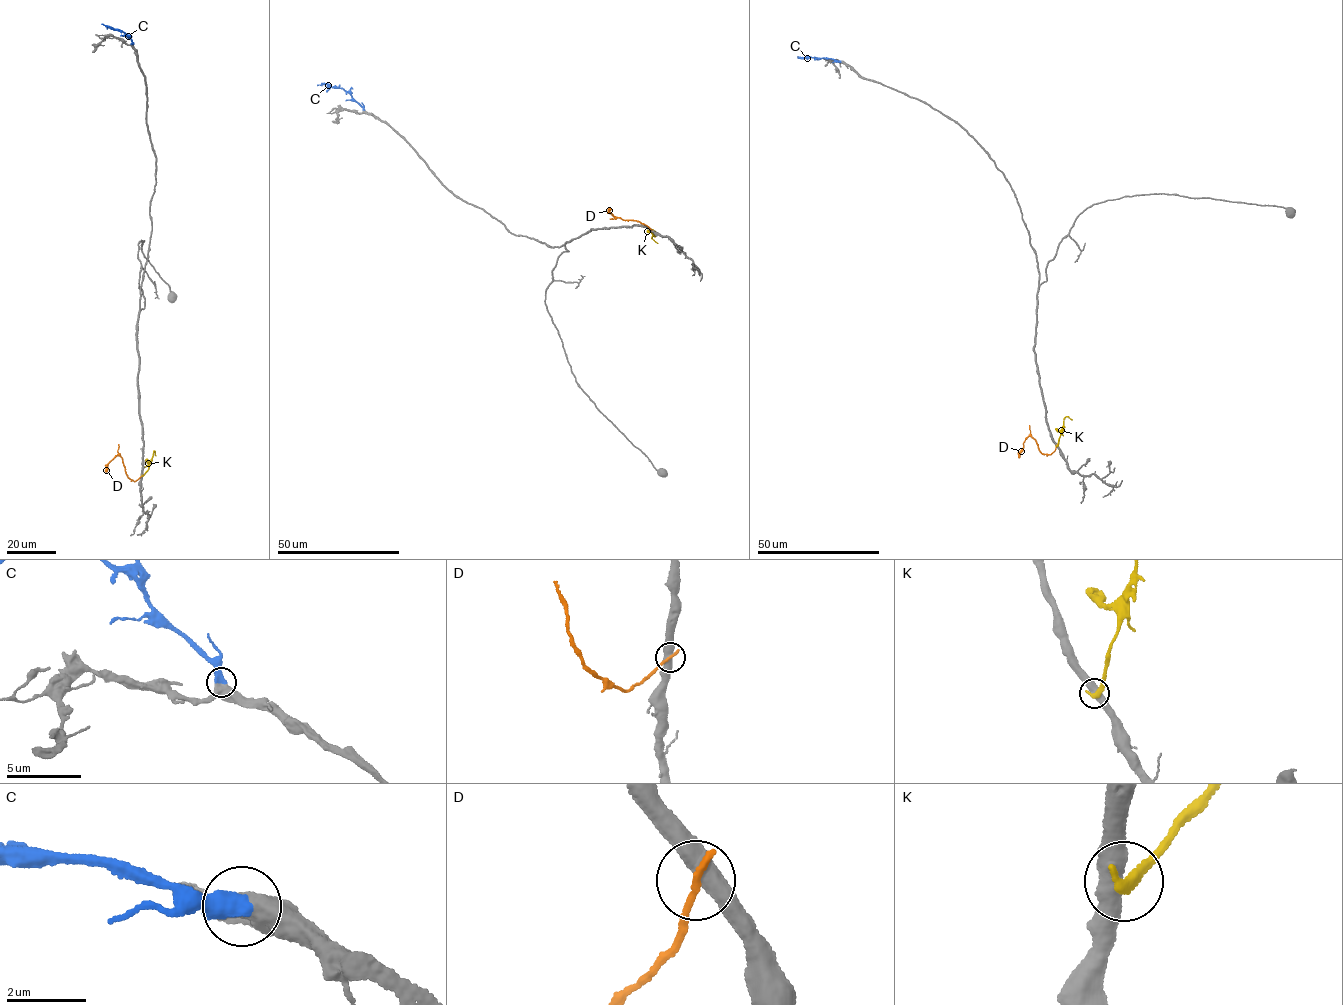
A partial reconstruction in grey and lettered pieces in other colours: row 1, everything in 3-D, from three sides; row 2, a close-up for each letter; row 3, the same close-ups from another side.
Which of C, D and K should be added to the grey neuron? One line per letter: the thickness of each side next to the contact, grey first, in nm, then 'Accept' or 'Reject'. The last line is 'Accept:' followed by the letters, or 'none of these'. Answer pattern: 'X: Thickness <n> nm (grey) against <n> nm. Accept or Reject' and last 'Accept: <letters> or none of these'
C: Thickness 500 nm (grey) against 550 nm. Accept
D: Thickness 480 nm (grey) against 190 nm. Reject
K: Thickness 480 nm (grey) against 320 nm. Reject
Accept: C

